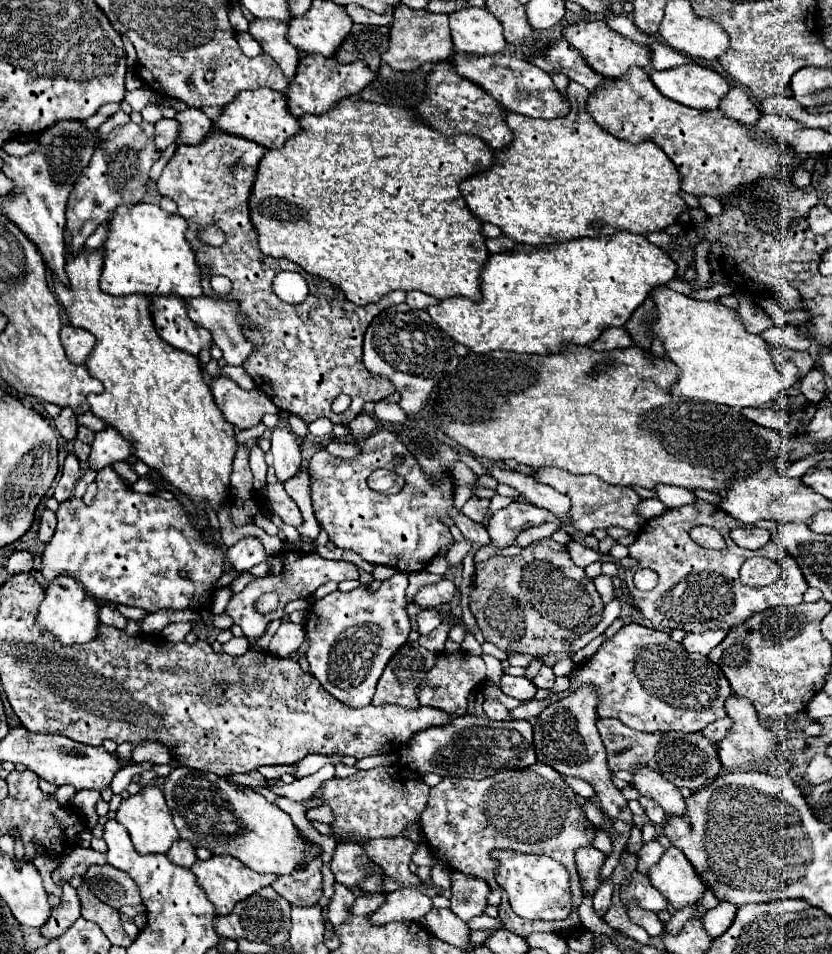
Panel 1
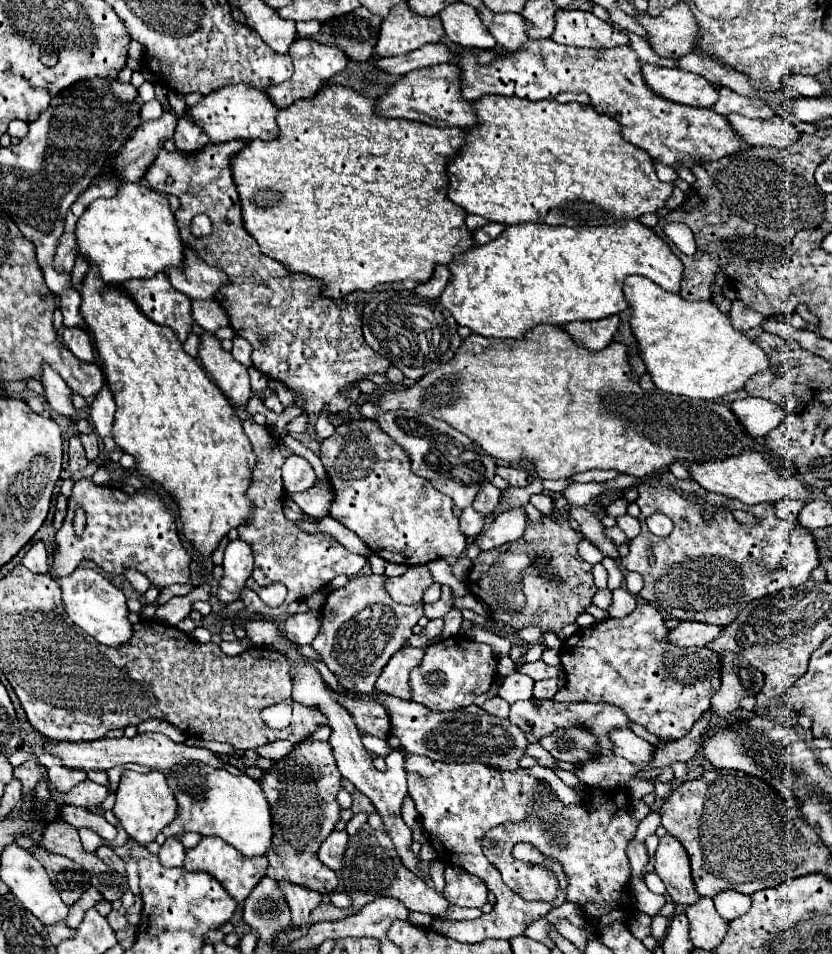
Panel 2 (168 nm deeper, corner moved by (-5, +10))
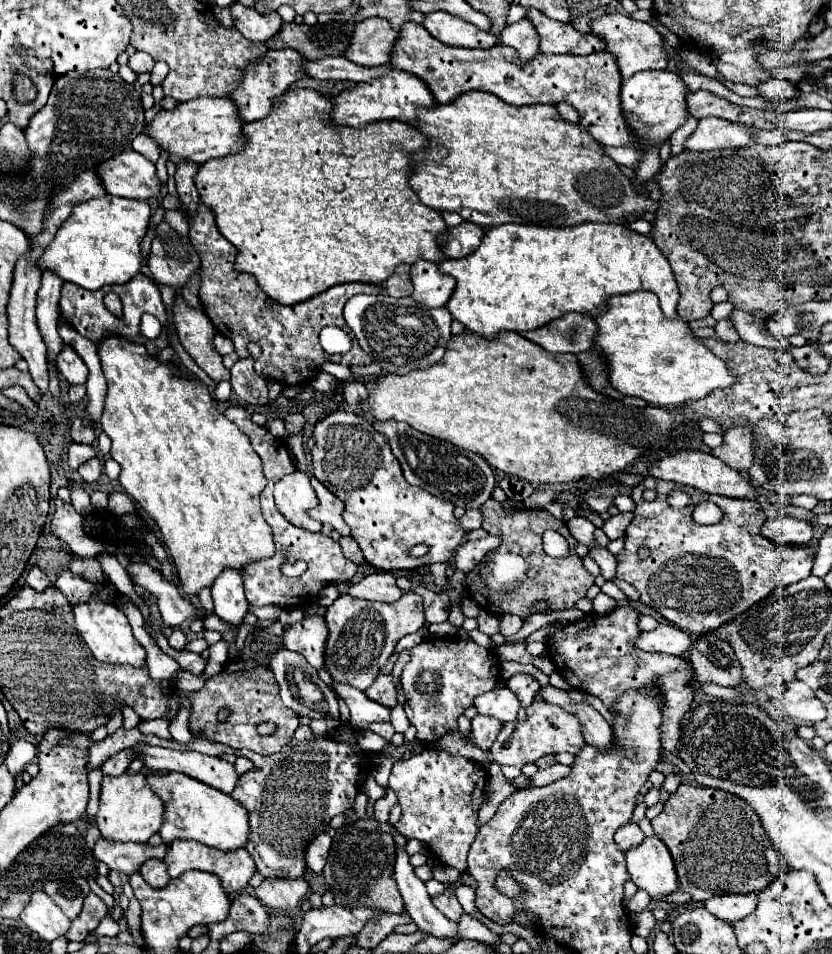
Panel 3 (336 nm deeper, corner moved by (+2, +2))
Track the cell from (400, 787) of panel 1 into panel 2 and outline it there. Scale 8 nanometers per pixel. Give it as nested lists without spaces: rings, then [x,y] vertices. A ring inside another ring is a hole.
[[[359,790],[353,794],[353,808],[351,808],[355,814],[357,812],[365,812],[365,814],[371,814],[375,808],[373,808],[373,804],[369,802],[369,798],[367,796],[363,796]]]

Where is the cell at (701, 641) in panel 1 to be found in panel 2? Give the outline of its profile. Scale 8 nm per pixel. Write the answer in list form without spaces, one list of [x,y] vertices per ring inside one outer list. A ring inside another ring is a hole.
[[[679,622],[677,628],[669,630],[667,640],[675,646],[689,648],[689,646],[705,646],[707,642],[715,640],[721,632],[721,626],[703,624],[703,622]]]

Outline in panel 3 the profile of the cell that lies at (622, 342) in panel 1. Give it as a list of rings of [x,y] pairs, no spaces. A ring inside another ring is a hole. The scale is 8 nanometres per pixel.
[[[566,314],[564,318],[560,318],[560,322],[552,322],[552,326],[542,326],[540,330],[534,330],[532,334],[524,334],[524,336],[528,336],[532,342],[540,344],[548,352],[580,354],[580,352],[590,350],[594,346],[596,334],[598,334],[598,324],[592,318],[588,318],[584,314]]]

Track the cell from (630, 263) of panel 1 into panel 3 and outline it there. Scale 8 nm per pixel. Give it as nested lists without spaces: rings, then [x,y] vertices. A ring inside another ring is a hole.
[[[586,222],[574,228],[542,228],[524,224],[502,224],[490,228],[480,248],[460,260],[446,258],[438,264],[438,270],[452,274],[456,280],[454,294],[446,308],[454,320],[462,322],[470,332],[494,340],[500,332],[528,332],[562,318],[568,312],[588,314],[592,318],[608,310],[608,298],[628,294],[630,290],[650,290],[660,298],[660,308],[668,318],[676,316],[678,286],[672,276],[670,264],[650,236],[642,236],[622,224]]]

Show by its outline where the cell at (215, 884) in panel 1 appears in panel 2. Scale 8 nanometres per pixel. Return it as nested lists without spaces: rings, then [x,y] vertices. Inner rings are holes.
[[[201,838],[199,844],[191,850],[187,850],[185,854],[185,862],[183,868],[189,872],[207,872],[213,878],[217,878],[221,882],[221,886],[237,900],[243,902],[251,890],[255,888],[255,884],[265,876],[267,870],[267,858],[259,856],[259,858],[243,858],[243,854],[239,854],[233,846],[227,846],[221,838]]]

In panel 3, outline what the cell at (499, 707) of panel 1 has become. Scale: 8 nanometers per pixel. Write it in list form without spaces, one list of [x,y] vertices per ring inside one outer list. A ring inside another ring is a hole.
[[[478,714],[476,718],[472,718],[472,738],[474,738],[476,746],[488,750],[492,746],[492,742],[496,740],[496,736],[500,734],[500,728],[502,728],[502,724],[492,716]]]

